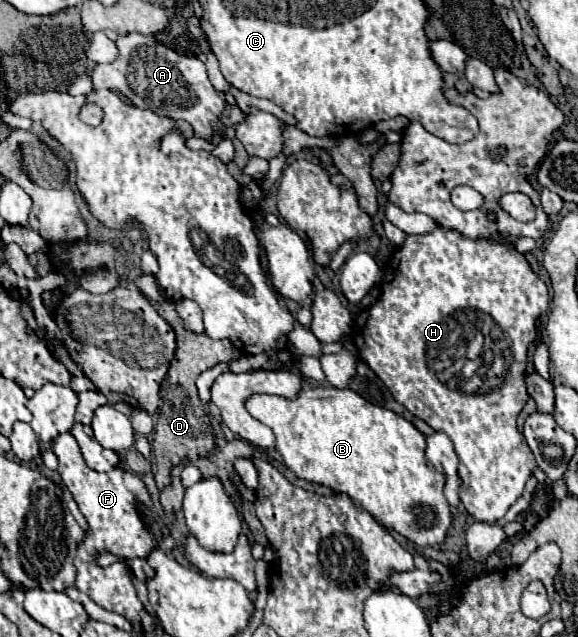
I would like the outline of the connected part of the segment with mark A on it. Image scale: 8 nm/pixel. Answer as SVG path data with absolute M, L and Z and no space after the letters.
M137 32L119 36L115 44L119 48L119 56L111 64L97 64L93 72L95 90L119 90L133 102L133 106L153 110L175 120L185 120L193 126L195 136L221 142L215 130L223 128L219 116L225 110L225 96L213 88L205 64L199 58L181 56L175 50L159 44L153 36L143 36Z

